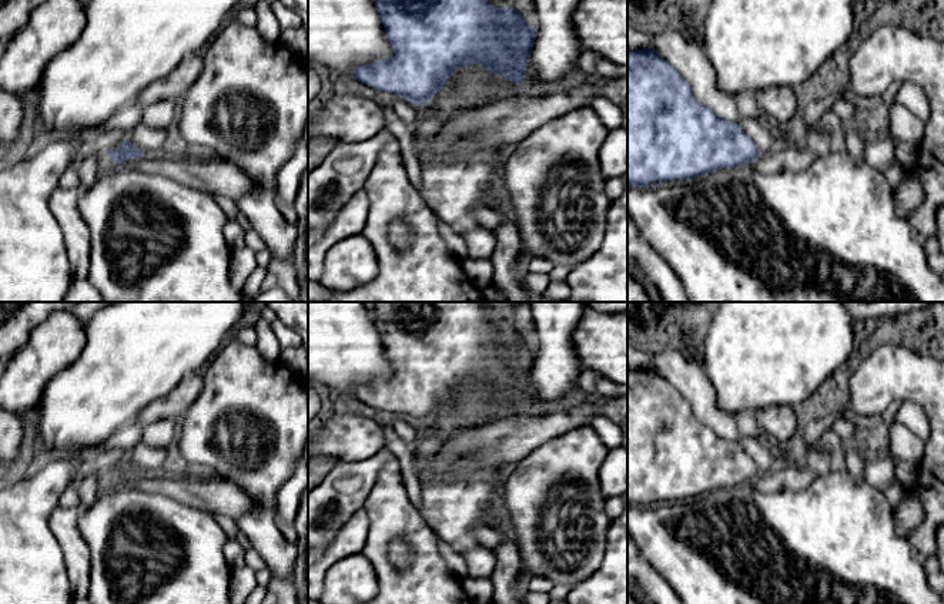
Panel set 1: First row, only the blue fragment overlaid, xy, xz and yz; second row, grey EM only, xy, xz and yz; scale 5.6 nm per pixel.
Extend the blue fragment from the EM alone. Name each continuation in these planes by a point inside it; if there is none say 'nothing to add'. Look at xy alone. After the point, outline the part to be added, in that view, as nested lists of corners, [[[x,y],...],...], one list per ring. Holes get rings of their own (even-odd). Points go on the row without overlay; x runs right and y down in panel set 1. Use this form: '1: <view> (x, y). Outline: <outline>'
nothing to add

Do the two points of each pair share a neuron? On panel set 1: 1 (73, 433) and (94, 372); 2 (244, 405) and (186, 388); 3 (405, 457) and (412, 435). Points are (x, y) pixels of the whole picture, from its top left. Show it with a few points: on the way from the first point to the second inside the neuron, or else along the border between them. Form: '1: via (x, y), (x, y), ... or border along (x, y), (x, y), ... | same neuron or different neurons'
1: via (73, 418), (94, 395), (94, 388) | same neuron
2: border along (203, 373), (203, 388), (198, 396), (178, 419) | different neurons
3: border along (392, 426), (411, 445) | different neurons

